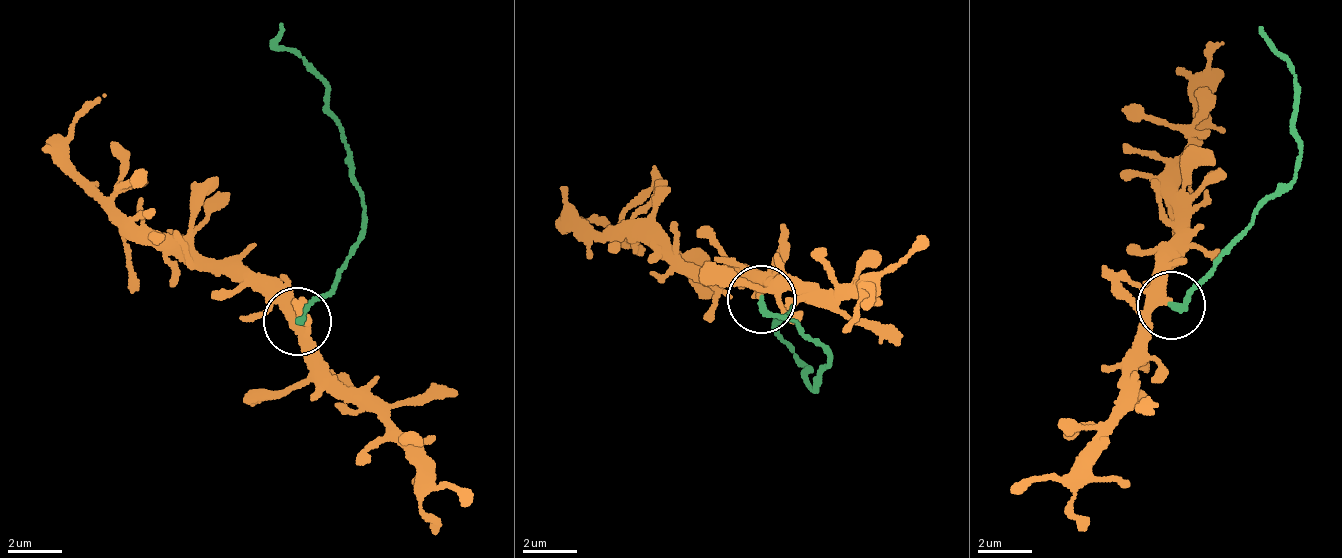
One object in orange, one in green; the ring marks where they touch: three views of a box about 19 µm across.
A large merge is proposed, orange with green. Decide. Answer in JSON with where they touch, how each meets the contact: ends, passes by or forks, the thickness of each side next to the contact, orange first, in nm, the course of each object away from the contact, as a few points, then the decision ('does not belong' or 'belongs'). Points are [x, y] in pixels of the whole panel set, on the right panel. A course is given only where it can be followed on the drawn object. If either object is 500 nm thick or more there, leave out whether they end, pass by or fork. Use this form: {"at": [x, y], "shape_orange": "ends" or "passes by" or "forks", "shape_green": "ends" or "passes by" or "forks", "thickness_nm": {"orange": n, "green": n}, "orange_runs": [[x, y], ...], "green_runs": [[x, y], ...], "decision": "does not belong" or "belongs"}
{"at": [1171, 305], "shape_orange": "forks", "shape_green": "ends", "thickness_nm": {"orange": 280, "green": 240}, "orange_runs": [[1169, 301], [1169, 267], [1188, 147], [1204, 91], [1204, 65], [1224, 41]], "green_runs": [[1169, 307], [1243, 226], [1297, 175], [1294, 112], [1299, 88], [1279, 53], [1258, 27]], "decision": "does not belong"}

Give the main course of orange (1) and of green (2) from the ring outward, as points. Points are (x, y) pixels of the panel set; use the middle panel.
1: (764, 296), (744, 281), (663, 257), (605, 231), (577, 223), (584, 217), (618, 236)
2: (762, 298), (826, 347), (832, 360), (811, 392), (812, 370), (797, 363), (777, 329), (790, 303)

